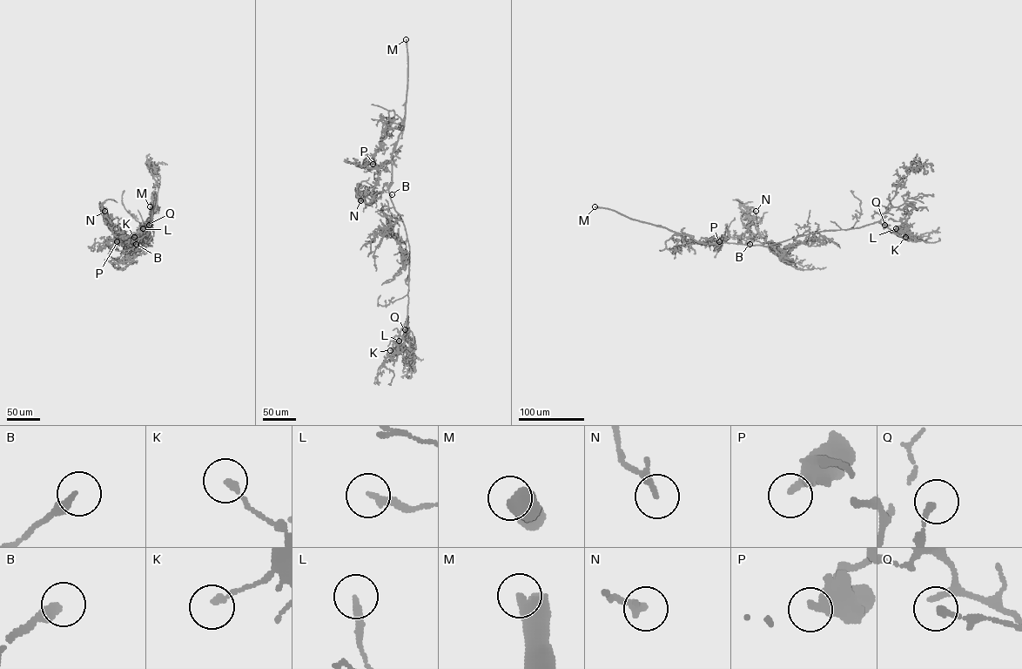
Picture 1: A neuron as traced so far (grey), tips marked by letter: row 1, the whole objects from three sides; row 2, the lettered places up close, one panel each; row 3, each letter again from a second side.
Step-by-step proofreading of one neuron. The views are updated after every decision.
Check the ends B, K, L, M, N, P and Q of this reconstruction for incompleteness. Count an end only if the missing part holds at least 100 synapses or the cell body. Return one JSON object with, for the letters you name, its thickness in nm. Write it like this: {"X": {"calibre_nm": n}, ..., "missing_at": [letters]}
{"B": {"calibre_nm": 320}, "M": {"calibre_nm": 550}, "missing_at": ["B", "M"]}

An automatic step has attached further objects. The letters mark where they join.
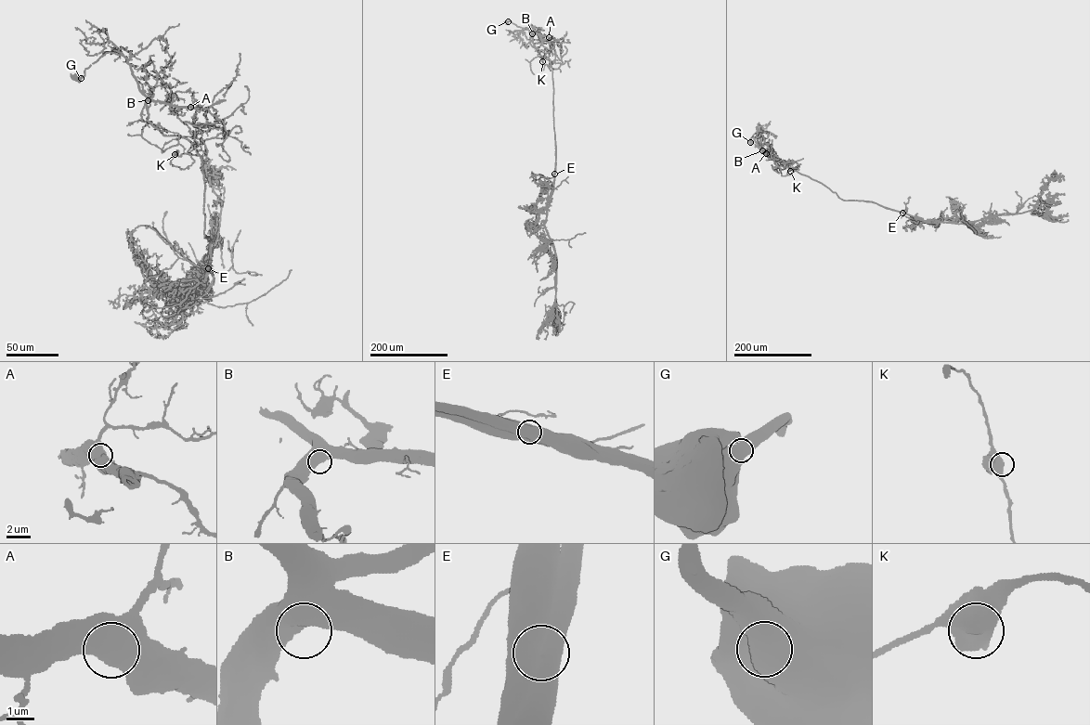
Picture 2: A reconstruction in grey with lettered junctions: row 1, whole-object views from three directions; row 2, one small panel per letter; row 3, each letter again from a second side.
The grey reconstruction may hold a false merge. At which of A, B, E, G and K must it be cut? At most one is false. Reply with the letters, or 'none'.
E

